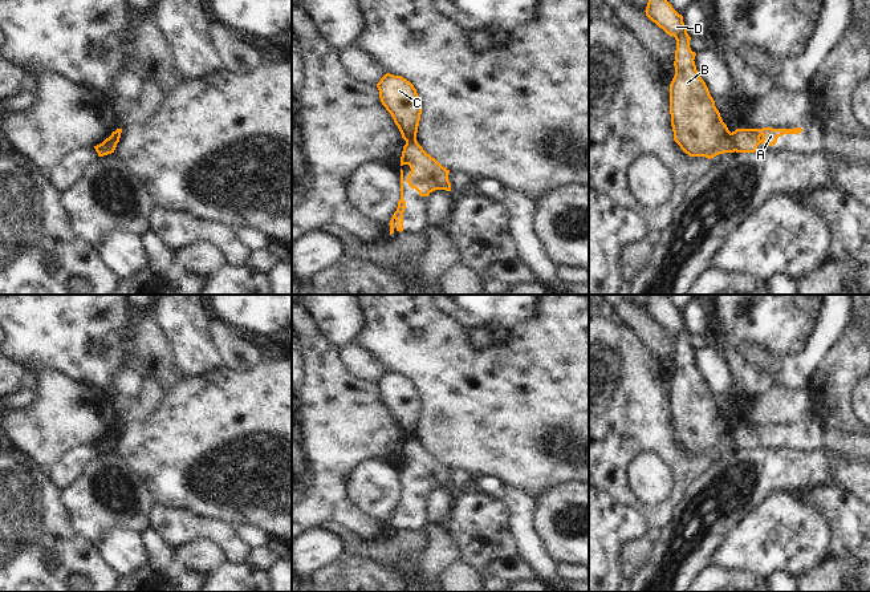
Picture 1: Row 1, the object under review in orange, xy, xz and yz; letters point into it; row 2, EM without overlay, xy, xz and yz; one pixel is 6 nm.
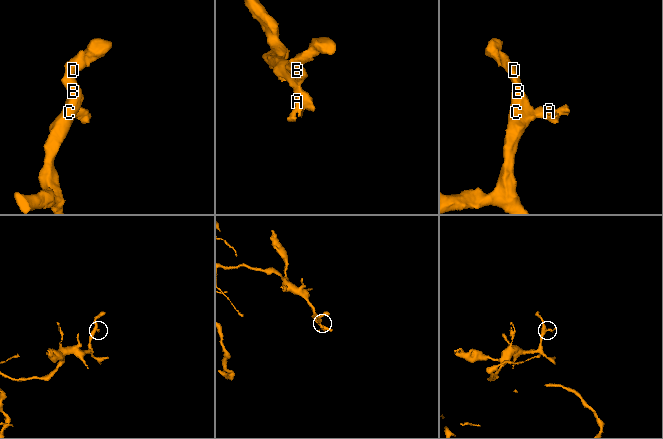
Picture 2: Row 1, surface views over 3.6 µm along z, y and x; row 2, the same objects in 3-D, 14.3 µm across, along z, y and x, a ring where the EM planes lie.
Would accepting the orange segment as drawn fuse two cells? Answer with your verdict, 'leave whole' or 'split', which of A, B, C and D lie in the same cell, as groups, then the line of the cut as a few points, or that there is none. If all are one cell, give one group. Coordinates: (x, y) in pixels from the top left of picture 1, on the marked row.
split; groups A / B C D; cut yz (730, 133), (735, 150)

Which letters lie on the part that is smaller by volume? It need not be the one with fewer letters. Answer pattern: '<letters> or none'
A

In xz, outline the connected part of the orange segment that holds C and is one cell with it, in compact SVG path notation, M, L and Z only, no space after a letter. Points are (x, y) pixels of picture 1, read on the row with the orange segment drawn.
M386 73L377 88L381 102L391 114L402 138L406 142L416 139L422 105L414 85L402 76Z

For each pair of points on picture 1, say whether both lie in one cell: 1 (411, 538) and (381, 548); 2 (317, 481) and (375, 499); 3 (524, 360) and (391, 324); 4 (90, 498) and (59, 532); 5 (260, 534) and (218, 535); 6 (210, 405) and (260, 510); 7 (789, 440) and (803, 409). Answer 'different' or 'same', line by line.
1: same
2: different
3: same
4: different
5: different
6: same
7: different

